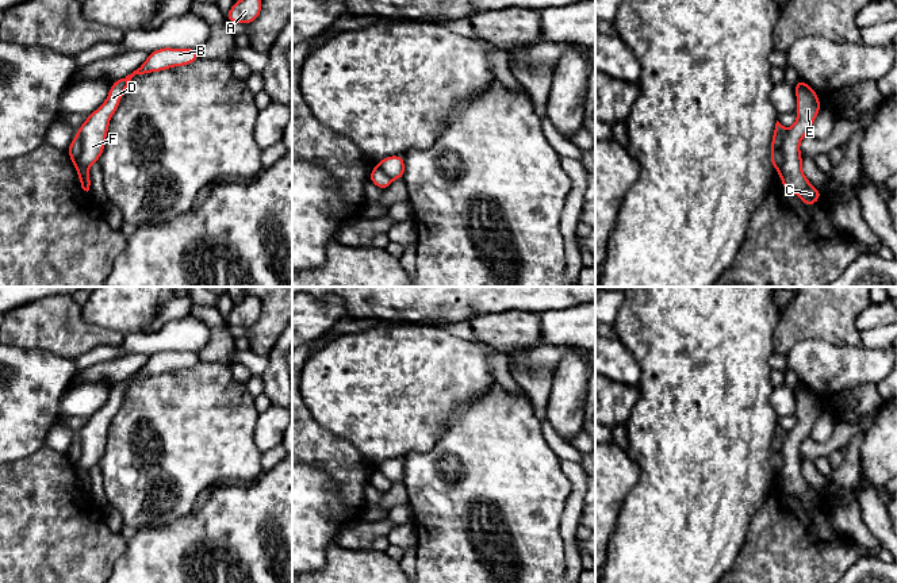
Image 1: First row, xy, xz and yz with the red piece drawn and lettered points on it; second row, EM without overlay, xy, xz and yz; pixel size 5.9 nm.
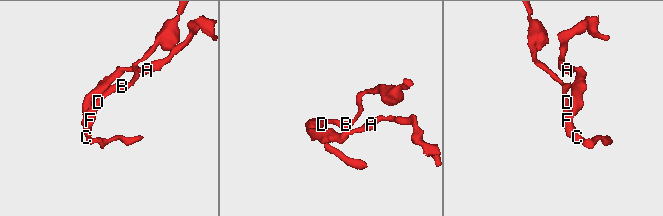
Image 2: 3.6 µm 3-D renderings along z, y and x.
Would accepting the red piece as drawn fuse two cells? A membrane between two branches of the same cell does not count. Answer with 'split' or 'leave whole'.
split

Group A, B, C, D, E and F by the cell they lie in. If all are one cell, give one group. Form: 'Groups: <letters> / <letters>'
Groups: A C E / B D F

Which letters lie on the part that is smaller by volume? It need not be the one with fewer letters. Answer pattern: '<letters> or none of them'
A, C, E

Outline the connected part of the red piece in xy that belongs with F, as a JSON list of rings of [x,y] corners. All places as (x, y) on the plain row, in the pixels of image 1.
[[[162,350],[149,356],[146,364],[131,377],[114,384],[106,404],[88,418],[87,423],[77,433],[77,438],[81,442],[78,467],[84,472],[89,472],[92,467],[99,464],[106,450],[110,423],[118,413],[119,404],[135,377],[161,375],[175,369],[189,368],[198,361],[198,352]]]

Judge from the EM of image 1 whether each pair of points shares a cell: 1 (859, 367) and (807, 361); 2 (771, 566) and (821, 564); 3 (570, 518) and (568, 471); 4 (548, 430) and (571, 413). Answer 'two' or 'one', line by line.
1: one
2: one
3: one
4: two

